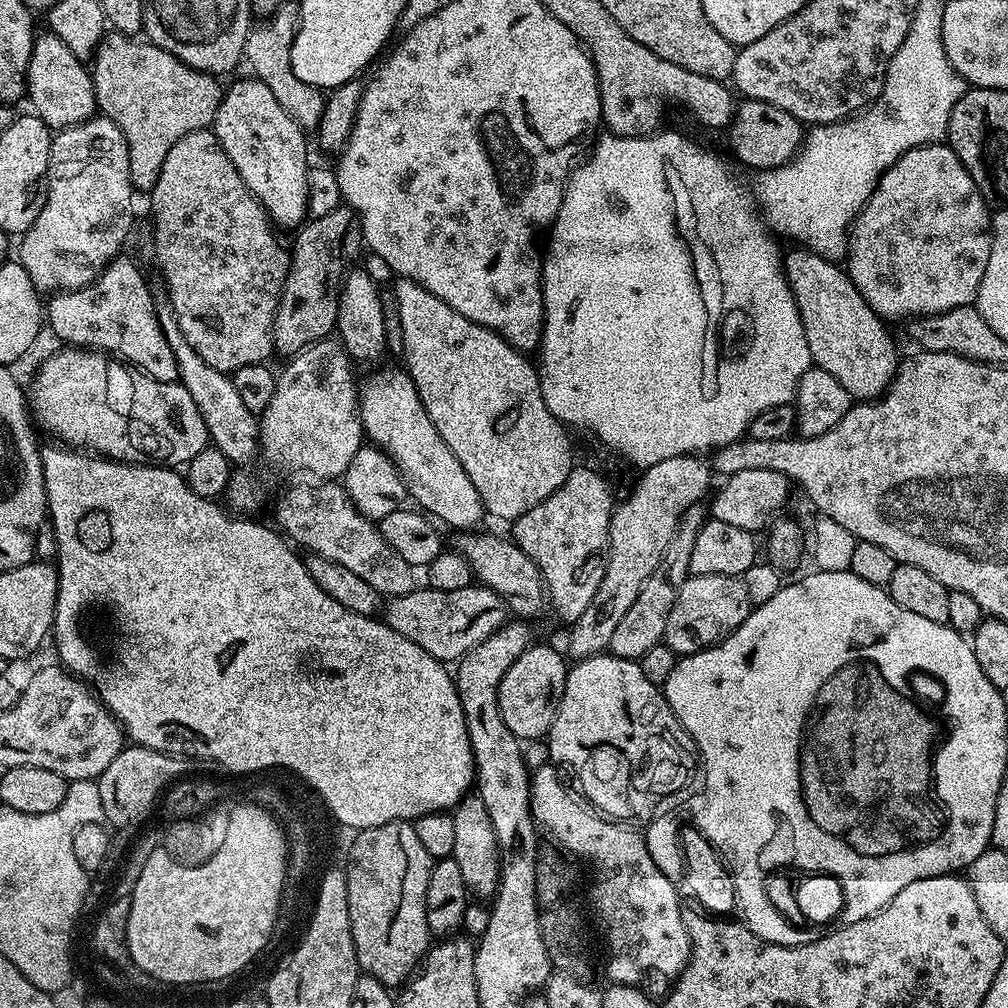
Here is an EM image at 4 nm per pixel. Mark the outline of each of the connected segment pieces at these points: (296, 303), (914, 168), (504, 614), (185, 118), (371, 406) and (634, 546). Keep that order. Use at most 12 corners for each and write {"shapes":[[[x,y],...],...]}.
{"shapes":[[[347,206],[311,217],[272,327],[291,358],[333,335],[340,285],[362,252]],[[947,143],[911,148],[852,222],[885,321],[972,304],[990,205]],[[417,586],[382,612],[402,638],[458,662],[510,620],[494,590]],[[112,30],[90,71],[97,109],[151,193],[178,138],[208,128],[217,77]],[[403,367],[358,388],[365,437],[417,509],[476,530],[484,504]],[[709,461],[643,469],[615,505],[612,557],[571,625],[569,657],[599,656],[654,574]]]}

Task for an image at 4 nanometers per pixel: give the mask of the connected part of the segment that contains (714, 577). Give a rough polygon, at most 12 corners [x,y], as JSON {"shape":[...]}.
{"shape":[[689,575],[663,643],[719,644],[753,607],[741,577]]}

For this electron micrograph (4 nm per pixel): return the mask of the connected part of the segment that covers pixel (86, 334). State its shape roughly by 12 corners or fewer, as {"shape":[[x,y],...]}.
{"shape":[[127,254],[61,290],[46,324],[65,345],[180,379],[157,301]]}

